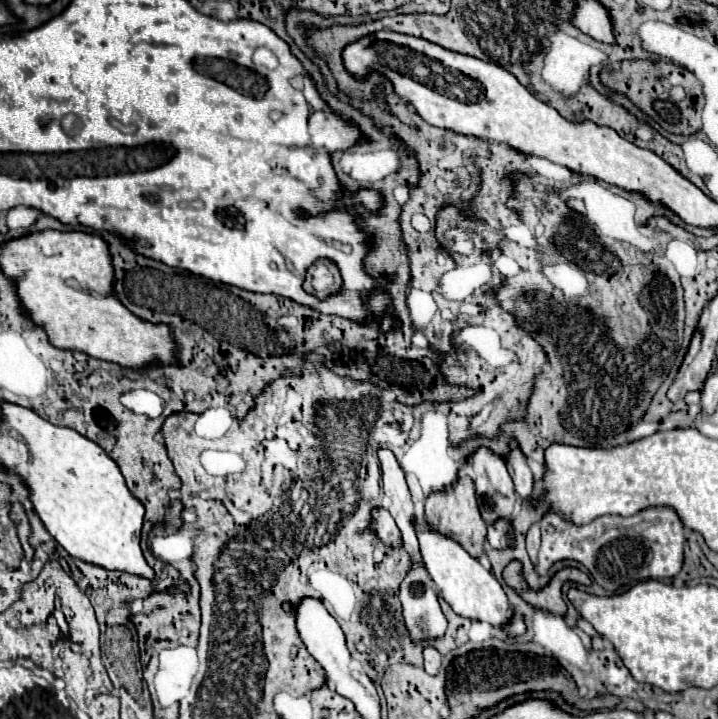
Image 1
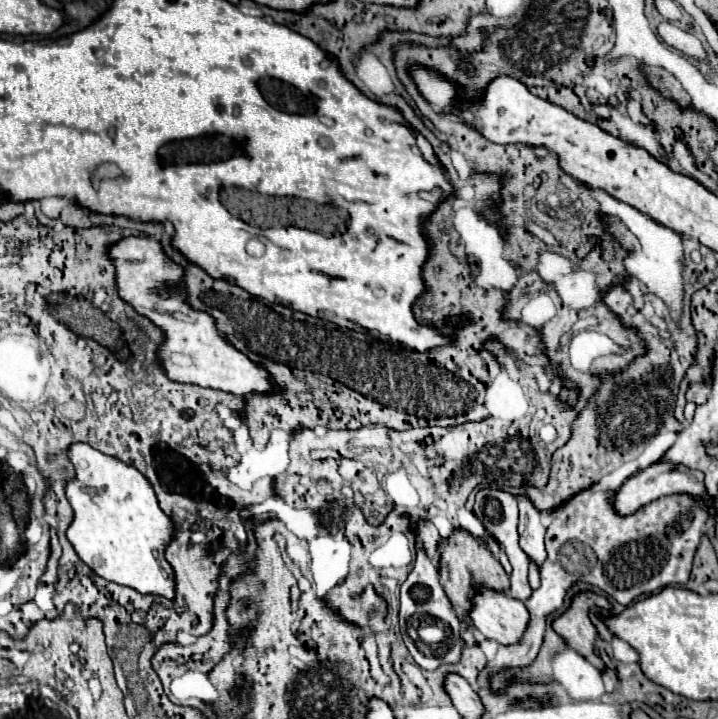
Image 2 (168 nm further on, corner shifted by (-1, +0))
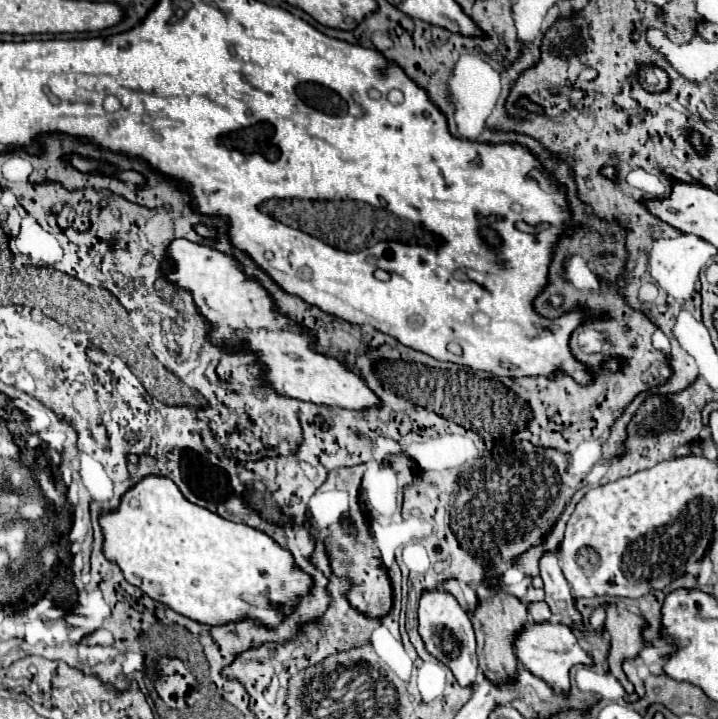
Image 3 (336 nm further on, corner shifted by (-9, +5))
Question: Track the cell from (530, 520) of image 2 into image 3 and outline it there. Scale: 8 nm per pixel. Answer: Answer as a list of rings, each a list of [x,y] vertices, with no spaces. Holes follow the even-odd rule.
[[[544,551],[540,555],[540,577],[544,581],[544,589],[546,589],[546,603],[552,611],[560,611],[560,613],[568,613],[570,615],[570,623],[580,625],[580,615],[574,607],[574,599],[570,597],[570,587],[566,585],[566,579],[562,577],[560,565],[558,565],[558,555],[556,551]]]

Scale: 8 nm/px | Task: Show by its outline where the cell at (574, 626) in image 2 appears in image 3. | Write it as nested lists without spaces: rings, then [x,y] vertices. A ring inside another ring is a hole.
[[[614,603],[604,605],[604,611],[606,611],[606,619],[604,619],[602,627],[610,635],[610,653],[608,653],[610,673],[622,683],[622,687],[628,693],[634,693],[632,683],[628,681],[626,673],[622,671],[622,661],[634,659],[636,653],[644,647],[644,641],[640,637],[644,619]]]

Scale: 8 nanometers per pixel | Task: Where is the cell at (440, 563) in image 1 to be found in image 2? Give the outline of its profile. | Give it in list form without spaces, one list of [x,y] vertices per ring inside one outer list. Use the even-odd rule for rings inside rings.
[[[480,588],[474,596],[470,618],[486,638],[510,646],[522,640],[530,614],[522,602],[508,598],[502,592]]]

